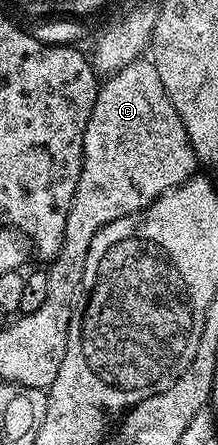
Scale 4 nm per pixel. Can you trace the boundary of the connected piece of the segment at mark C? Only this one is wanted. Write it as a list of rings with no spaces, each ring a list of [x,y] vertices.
[[[139,60],[120,68],[120,72],[109,75],[99,85],[88,128],[84,128],[80,180],[76,184],[76,196],[68,212],[68,224],[64,224],[62,247],[48,266],[48,297],[39,310],[68,312],[68,318],[72,318],[80,304],[84,264],[88,260],[92,236],[96,236],[100,228],[112,224],[112,220],[120,220],[124,216],[140,212],[145,206],[151,206],[164,192],[183,186],[195,174],[196,159],[188,140],[188,132],[184,132],[180,116],[176,116],[176,108],[172,108],[172,100],[168,100],[168,92],[164,92],[164,84],[160,84],[160,76],[153,61]]]

